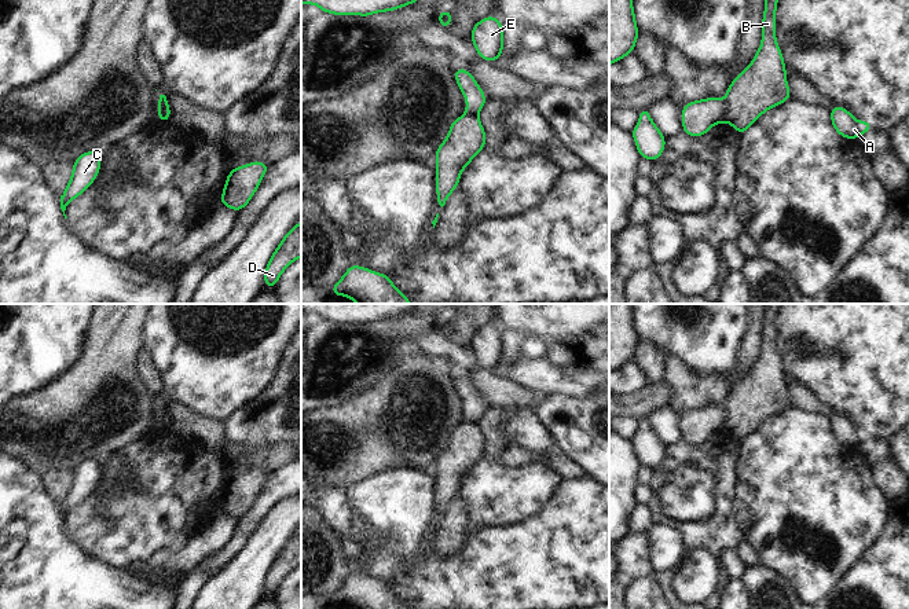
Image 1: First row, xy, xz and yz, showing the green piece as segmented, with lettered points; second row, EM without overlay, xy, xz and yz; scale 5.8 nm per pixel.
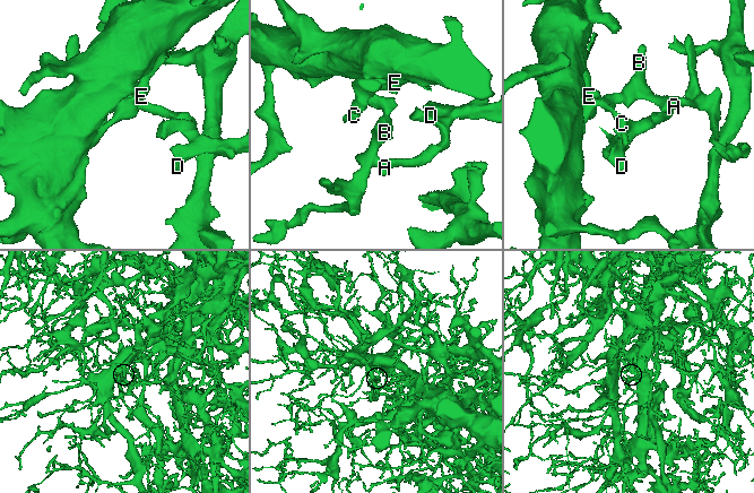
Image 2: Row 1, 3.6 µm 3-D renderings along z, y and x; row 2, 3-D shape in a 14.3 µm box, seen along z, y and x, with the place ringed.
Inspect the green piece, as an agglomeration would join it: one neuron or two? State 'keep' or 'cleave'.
cleave

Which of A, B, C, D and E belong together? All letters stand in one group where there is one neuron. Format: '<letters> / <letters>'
A B D / C E

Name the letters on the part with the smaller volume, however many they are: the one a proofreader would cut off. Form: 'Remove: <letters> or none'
Remove: C, E

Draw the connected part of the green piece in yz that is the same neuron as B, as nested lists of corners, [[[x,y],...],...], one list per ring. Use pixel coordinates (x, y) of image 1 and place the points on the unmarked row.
[[[765,304],[762,352],[748,375],[730,390],[726,399],[726,430],[743,443],[766,418],[791,407],[785,385],[785,371],[776,349],[776,318],[778,304]]]

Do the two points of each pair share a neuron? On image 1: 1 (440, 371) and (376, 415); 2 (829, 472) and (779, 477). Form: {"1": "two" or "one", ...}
{"1": "one", "2": "one"}

